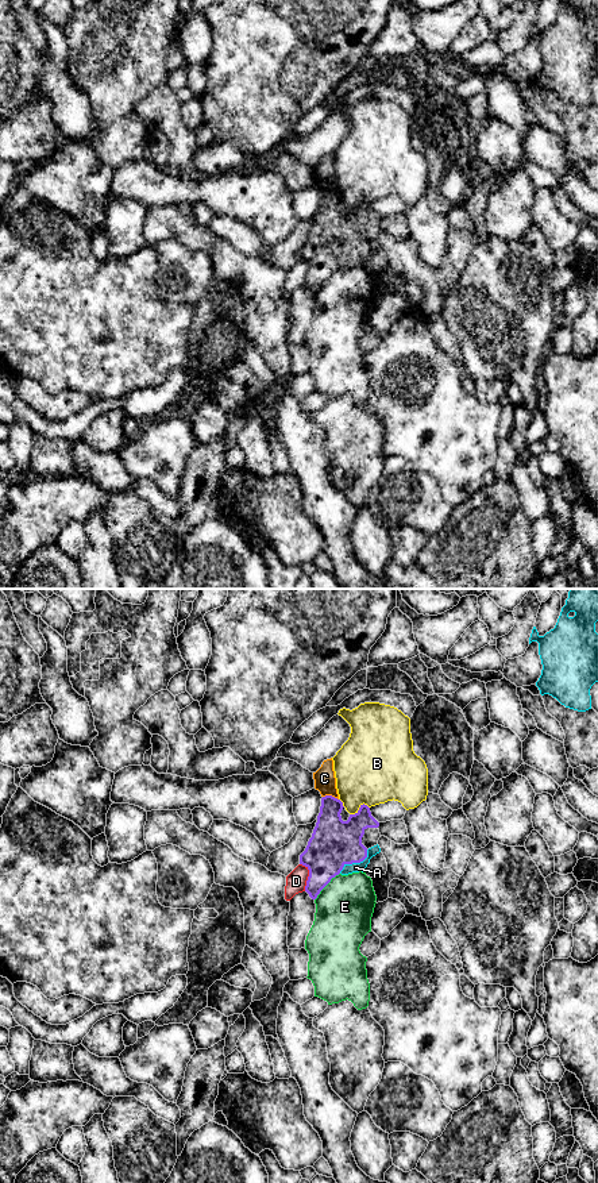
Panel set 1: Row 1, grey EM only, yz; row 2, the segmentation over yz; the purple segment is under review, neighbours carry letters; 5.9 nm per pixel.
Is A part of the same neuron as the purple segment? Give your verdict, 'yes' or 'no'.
yes

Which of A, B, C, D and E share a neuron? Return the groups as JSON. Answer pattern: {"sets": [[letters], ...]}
{"sets": [["A"], ["B"], ["C"], ["D"], ["E"]]}

